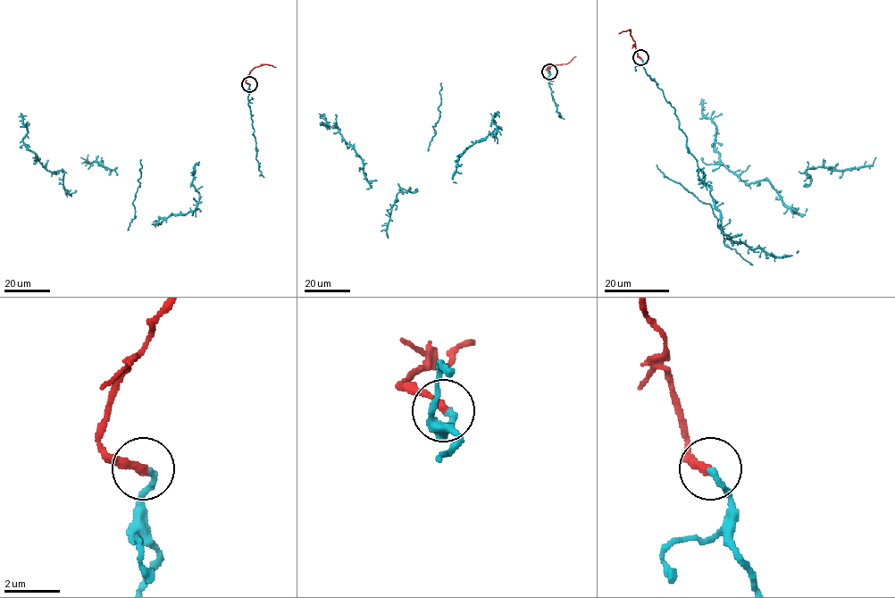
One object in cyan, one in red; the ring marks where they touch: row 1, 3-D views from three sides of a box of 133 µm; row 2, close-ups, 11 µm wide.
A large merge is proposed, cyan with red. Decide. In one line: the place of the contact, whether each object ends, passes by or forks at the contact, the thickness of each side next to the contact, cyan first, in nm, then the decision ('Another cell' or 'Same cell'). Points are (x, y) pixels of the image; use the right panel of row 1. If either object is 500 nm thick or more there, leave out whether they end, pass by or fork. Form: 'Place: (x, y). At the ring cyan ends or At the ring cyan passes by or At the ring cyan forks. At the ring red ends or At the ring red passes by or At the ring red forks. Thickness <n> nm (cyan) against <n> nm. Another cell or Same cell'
Place: (640, 57). At the ring cyan ends. At the ring red ends. Thickness 220 nm (cyan) against 280 nm. Same cell

